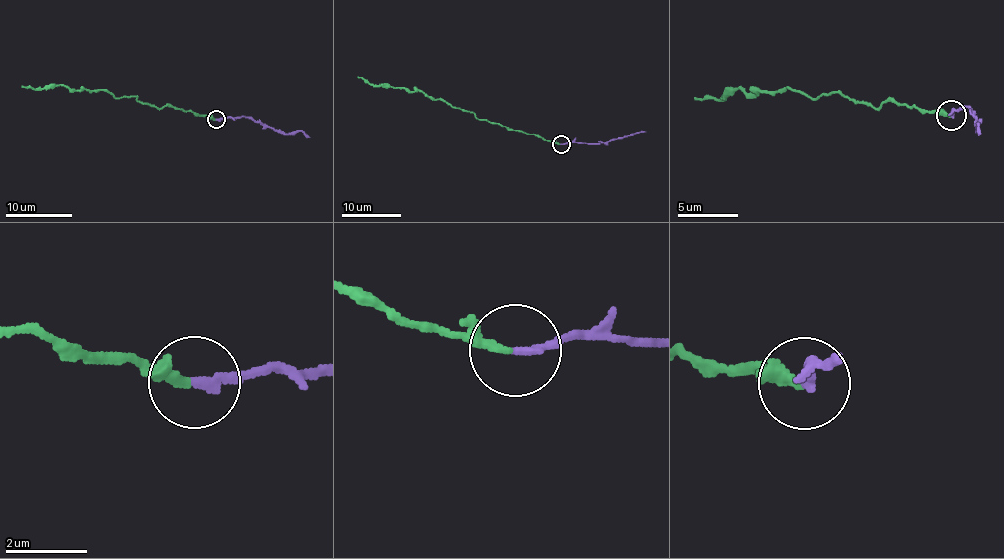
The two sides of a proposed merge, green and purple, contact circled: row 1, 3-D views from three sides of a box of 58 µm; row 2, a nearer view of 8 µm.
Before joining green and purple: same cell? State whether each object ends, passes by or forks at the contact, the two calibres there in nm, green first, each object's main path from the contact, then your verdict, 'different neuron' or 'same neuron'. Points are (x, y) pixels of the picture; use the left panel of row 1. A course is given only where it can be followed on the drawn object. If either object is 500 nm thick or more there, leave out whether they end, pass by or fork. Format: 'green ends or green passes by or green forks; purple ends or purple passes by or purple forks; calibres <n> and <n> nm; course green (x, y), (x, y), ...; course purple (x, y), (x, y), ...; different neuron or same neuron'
green ends; purple ends; calibres 220 and 190 nm; course green (215, 119), (167, 105), (156, 108), (139, 102), (135, 96), (113, 97), (104, 89), (22, 86); course purple (217, 119), (252, 116), (275, 130), (286, 133), (304, 132), (309, 136); different neuron

